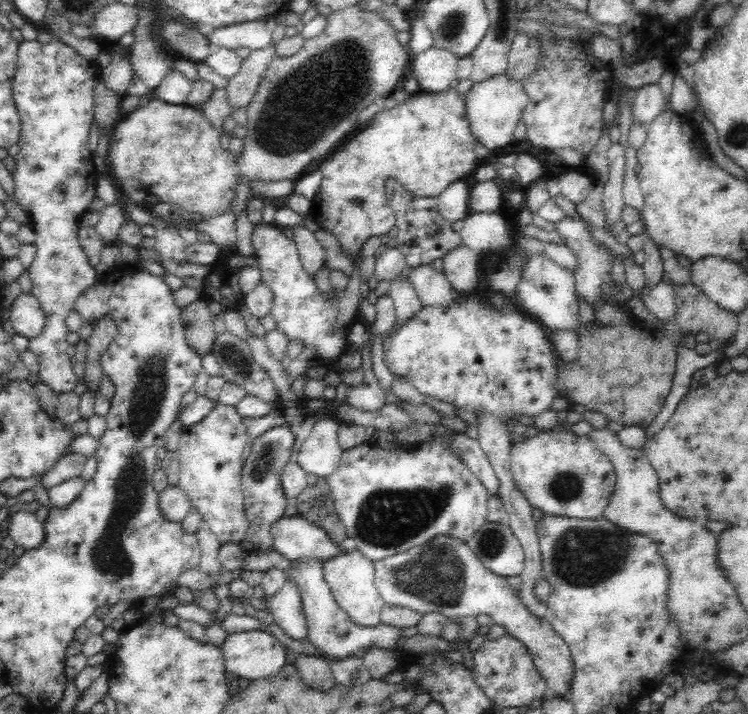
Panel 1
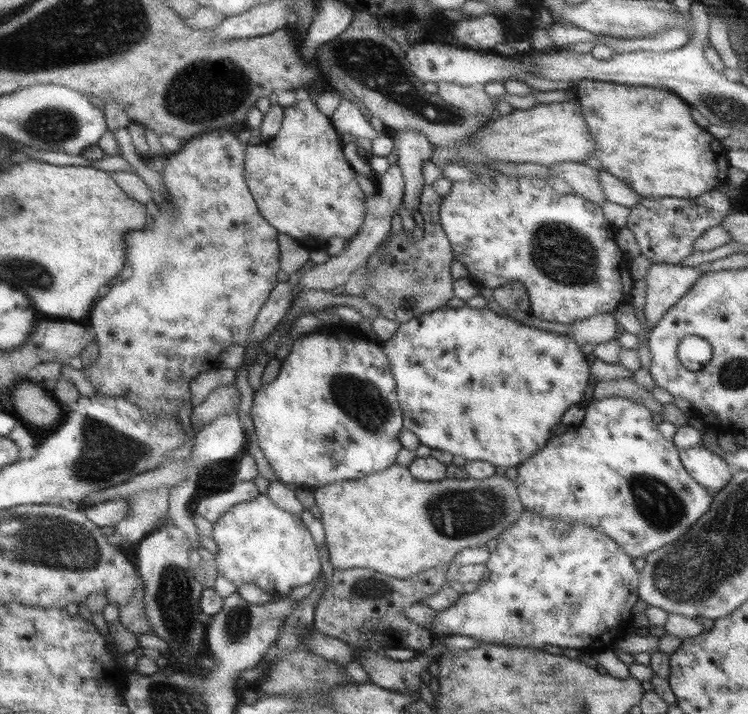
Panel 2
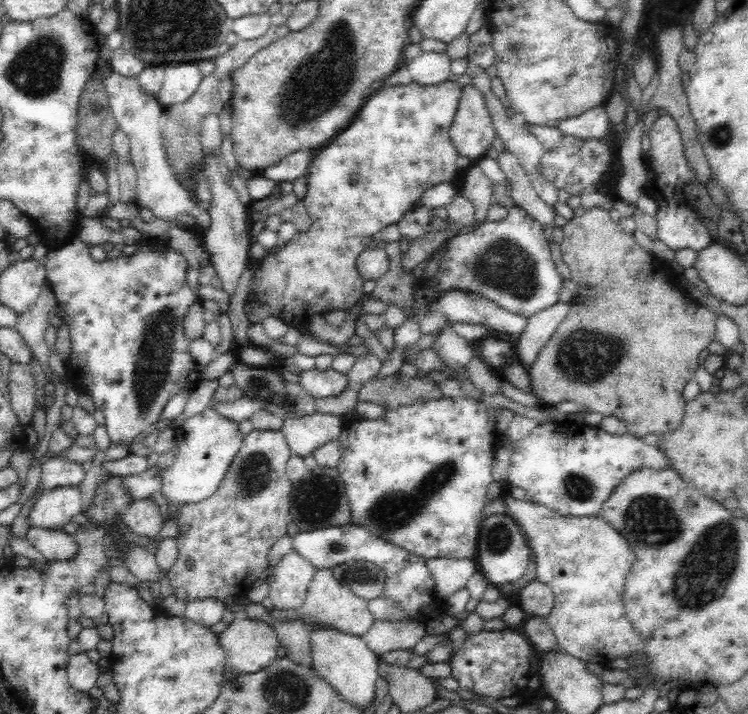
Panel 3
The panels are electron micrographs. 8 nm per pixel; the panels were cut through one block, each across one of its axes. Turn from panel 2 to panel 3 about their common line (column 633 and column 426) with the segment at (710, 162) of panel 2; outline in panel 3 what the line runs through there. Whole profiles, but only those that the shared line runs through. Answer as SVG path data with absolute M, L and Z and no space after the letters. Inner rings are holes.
M442 81L438 84L421 85L417 82L410 82L406 85L387 86L382 85L377 91L369 93L358 110L358 114L350 125L346 126L338 135L336 135L328 144L321 147L316 153L316 157L312 160L308 168L305 178L307 181L307 192L303 197L304 205L311 218L311 225L306 232L297 232L292 239L286 243L284 248L274 248L270 250L262 262L260 267L255 270L250 281L249 296L259 302L265 304L268 309L269 316L275 316L283 320L290 326L308 326L308 319L310 316L326 314L330 310L348 310L352 308L358 301L362 299L365 294L363 291L363 278L357 270L356 260L358 254L362 254L365 248L365 242L371 239L372 234L382 230L382 227L388 226L392 223L397 223L410 208L414 207L419 198L424 192L430 190L432 186L440 183L452 181L456 174L458 166L456 160L458 153L454 149L454 143L450 141L450 128L454 120L454 115L458 110L457 106L460 100L461 88L463 86L457 81Z

